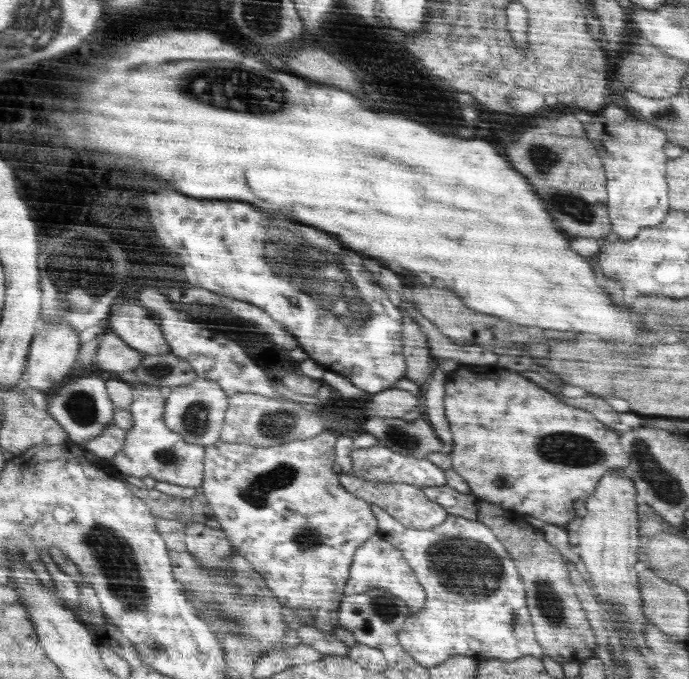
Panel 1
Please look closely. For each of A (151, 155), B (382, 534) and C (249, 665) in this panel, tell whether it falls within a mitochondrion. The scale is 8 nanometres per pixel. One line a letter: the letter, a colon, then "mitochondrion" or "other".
A: other
B: other
C: other

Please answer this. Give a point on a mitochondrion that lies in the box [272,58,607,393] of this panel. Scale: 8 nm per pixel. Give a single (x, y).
(545, 160)

